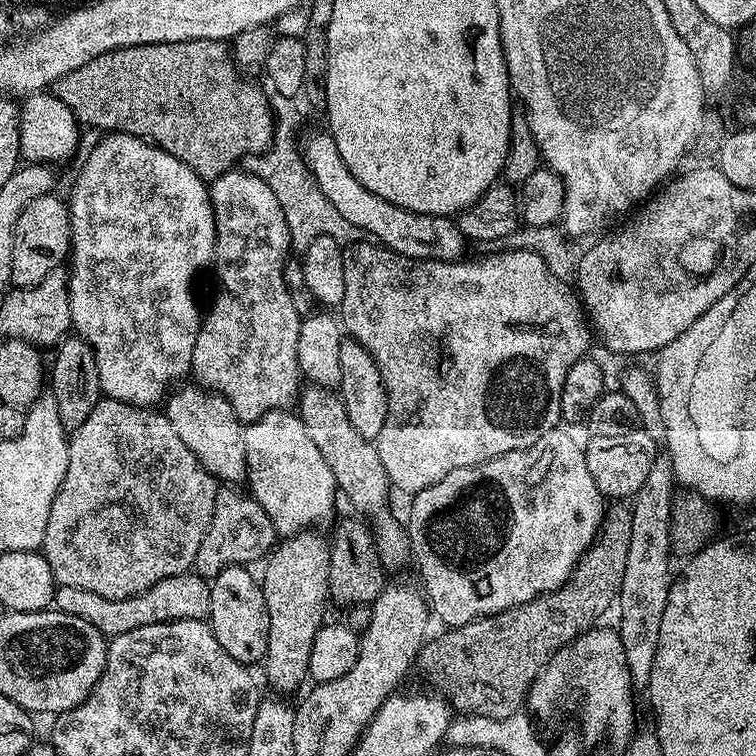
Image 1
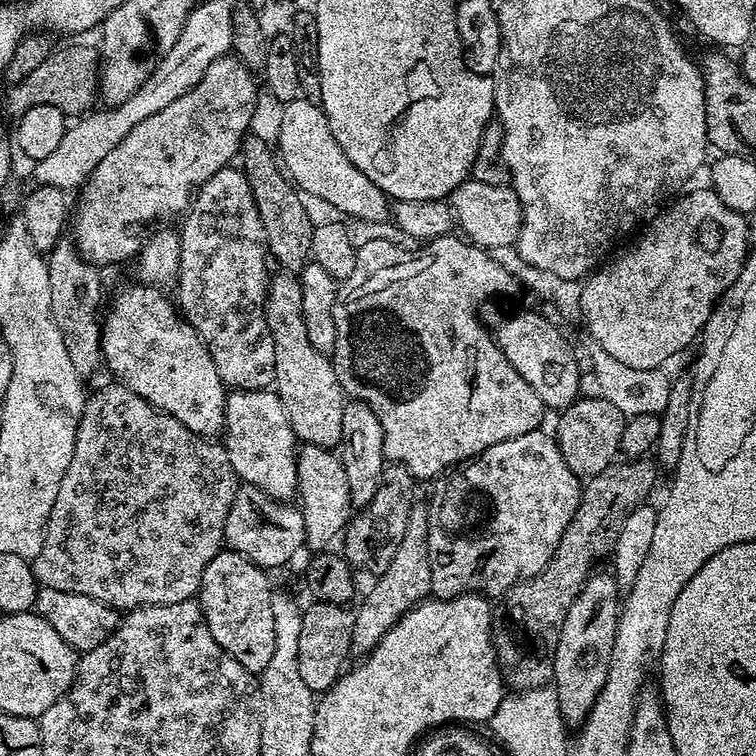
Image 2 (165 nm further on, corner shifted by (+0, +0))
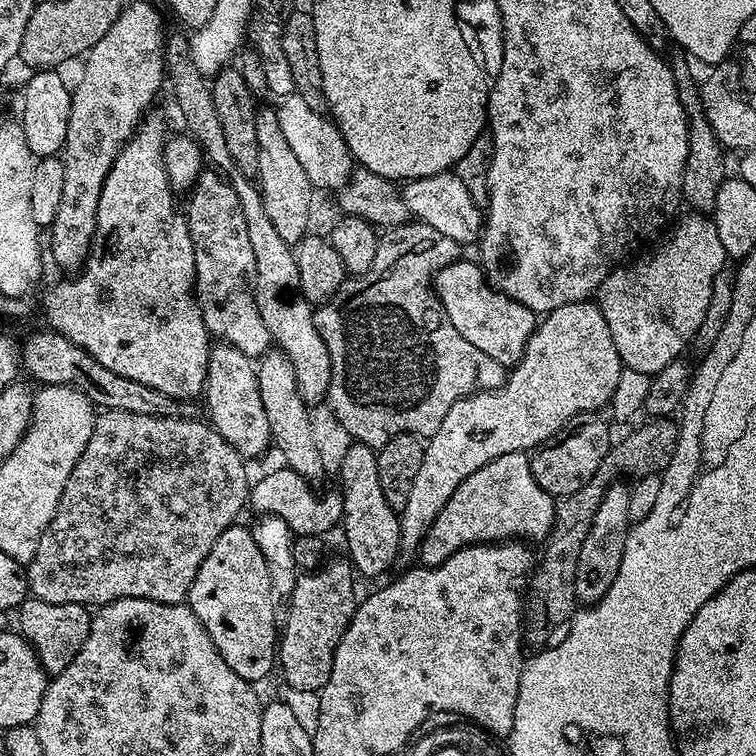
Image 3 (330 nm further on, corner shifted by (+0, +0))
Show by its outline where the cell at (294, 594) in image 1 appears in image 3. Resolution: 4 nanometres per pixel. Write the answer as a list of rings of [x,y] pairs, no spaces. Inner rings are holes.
[[[279,350],[265,352],[256,364],[256,377],[258,390],[262,394],[262,406],[266,410],[266,418],[270,418],[274,448],[284,455],[283,463],[294,469],[303,480],[316,482],[319,476],[325,475],[325,471],[311,430],[312,413],[309,405],[299,394],[298,378],[291,359]]]

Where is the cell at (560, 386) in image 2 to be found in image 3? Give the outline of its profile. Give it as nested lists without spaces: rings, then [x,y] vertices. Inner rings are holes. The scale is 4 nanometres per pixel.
[[[461,258],[446,266],[436,274],[434,287],[446,318],[450,318],[454,330],[458,330],[466,342],[478,346],[482,354],[490,354],[490,358],[499,364],[515,366],[520,363],[528,339],[536,333],[537,313],[522,306],[522,302],[511,300],[506,294],[496,291],[475,259]]]

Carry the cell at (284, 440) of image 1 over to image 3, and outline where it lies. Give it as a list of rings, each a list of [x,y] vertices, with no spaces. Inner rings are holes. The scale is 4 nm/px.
[[[223,342],[209,351],[206,366],[206,382],[203,399],[208,399],[206,416],[216,433],[223,438],[238,455],[245,458],[260,456],[272,444],[270,418],[262,406],[262,394],[258,390],[256,364],[253,357],[244,356],[242,350]]]

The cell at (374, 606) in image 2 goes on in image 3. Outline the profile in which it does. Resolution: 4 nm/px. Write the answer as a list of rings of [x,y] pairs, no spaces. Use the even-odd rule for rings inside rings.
[[[579,300],[578,302],[570,302],[566,306],[558,306],[553,312],[547,313],[539,321],[536,333],[528,339],[524,357],[520,359],[519,364],[515,365],[507,373],[502,387],[496,388],[493,392],[474,392],[470,396],[463,396],[458,402],[454,402],[454,406],[450,406],[450,411],[446,413],[446,418],[442,418],[442,426],[438,426],[438,430],[433,436],[427,437],[424,453],[422,454],[422,467],[418,470],[417,477],[414,478],[414,487],[410,490],[410,498],[406,498],[406,506],[399,509],[398,512],[400,518],[400,556],[403,559],[406,558],[412,561],[417,559],[424,536],[430,530],[434,518],[438,518],[442,506],[446,506],[446,502],[450,502],[450,494],[454,494],[454,490],[458,490],[458,486],[462,486],[462,482],[466,482],[466,478],[470,478],[470,474],[474,474],[474,470],[482,470],[482,466],[486,466],[486,462],[494,462],[494,458],[502,458],[502,454],[510,454],[511,452],[527,453],[529,450],[535,450],[545,440],[549,440],[558,429],[566,426],[566,422],[570,422],[570,418],[574,418],[583,412],[596,412],[600,410],[603,404],[604,407],[611,405],[612,395],[618,387],[619,376],[624,370],[624,364],[620,361],[620,355],[618,354],[618,346],[614,346],[614,338],[610,336],[610,326],[606,324],[606,318],[602,314],[599,303]]]

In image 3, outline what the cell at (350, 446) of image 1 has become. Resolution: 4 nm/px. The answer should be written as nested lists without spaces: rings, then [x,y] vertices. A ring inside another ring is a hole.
[[[236,170],[227,178],[228,184],[238,195],[250,246],[255,256],[255,302],[273,343],[291,359],[298,378],[299,394],[310,406],[321,403],[328,394],[330,382],[330,358],[325,340],[318,334],[313,307],[299,294],[300,279],[293,247],[285,242],[275,229],[262,202],[260,189],[251,178]]]

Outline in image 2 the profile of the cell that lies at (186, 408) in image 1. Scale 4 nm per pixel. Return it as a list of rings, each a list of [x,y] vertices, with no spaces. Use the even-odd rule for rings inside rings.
[[[135,282],[124,288],[112,300],[112,309],[103,313],[100,330],[100,355],[103,363],[113,372],[115,379],[124,384],[134,394],[138,394],[146,402],[150,402],[158,410],[178,418],[194,434],[215,437],[224,426],[224,398],[226,385],[214,366],[214,358],[210,358],[204,340],[188,321],[174,307],[173,301],[163,296],[159,287]]]

